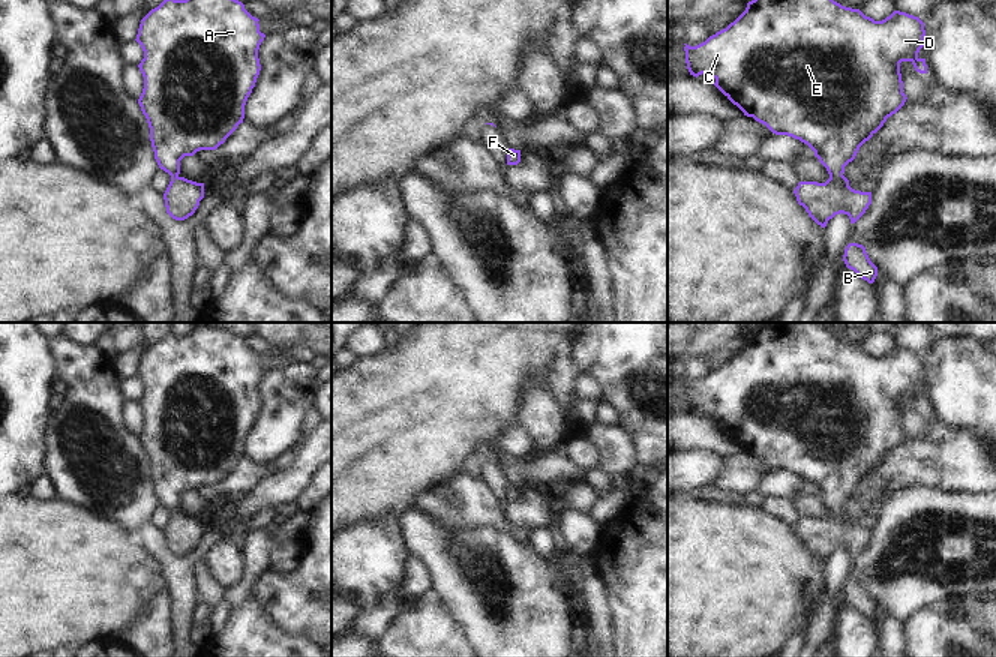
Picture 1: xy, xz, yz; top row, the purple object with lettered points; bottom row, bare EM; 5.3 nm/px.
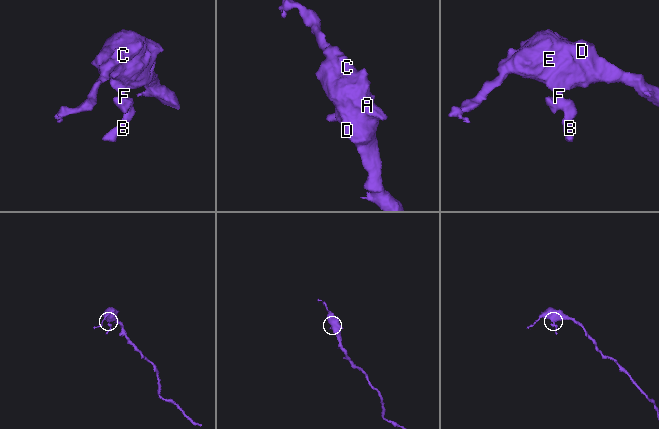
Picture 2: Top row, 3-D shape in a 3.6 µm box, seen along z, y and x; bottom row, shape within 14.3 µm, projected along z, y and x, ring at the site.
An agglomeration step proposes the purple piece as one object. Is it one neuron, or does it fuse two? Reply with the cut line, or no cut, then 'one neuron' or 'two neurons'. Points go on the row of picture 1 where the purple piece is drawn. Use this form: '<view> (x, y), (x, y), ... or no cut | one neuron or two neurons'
no cut | one neuron

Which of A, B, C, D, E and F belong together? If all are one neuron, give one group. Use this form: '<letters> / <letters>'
A B C D E F

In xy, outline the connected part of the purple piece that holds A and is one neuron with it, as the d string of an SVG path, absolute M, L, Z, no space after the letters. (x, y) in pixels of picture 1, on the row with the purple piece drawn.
M164 0L138 28L144 51L138 64L144 88L138 99L150 128L154 159L171 176L164 194L166 213L184 220L204 198L204 183L180 177L180 160L200 150L216 150L244 118L244 105L261 70L258 50L266 34L258 18L238 0Z

